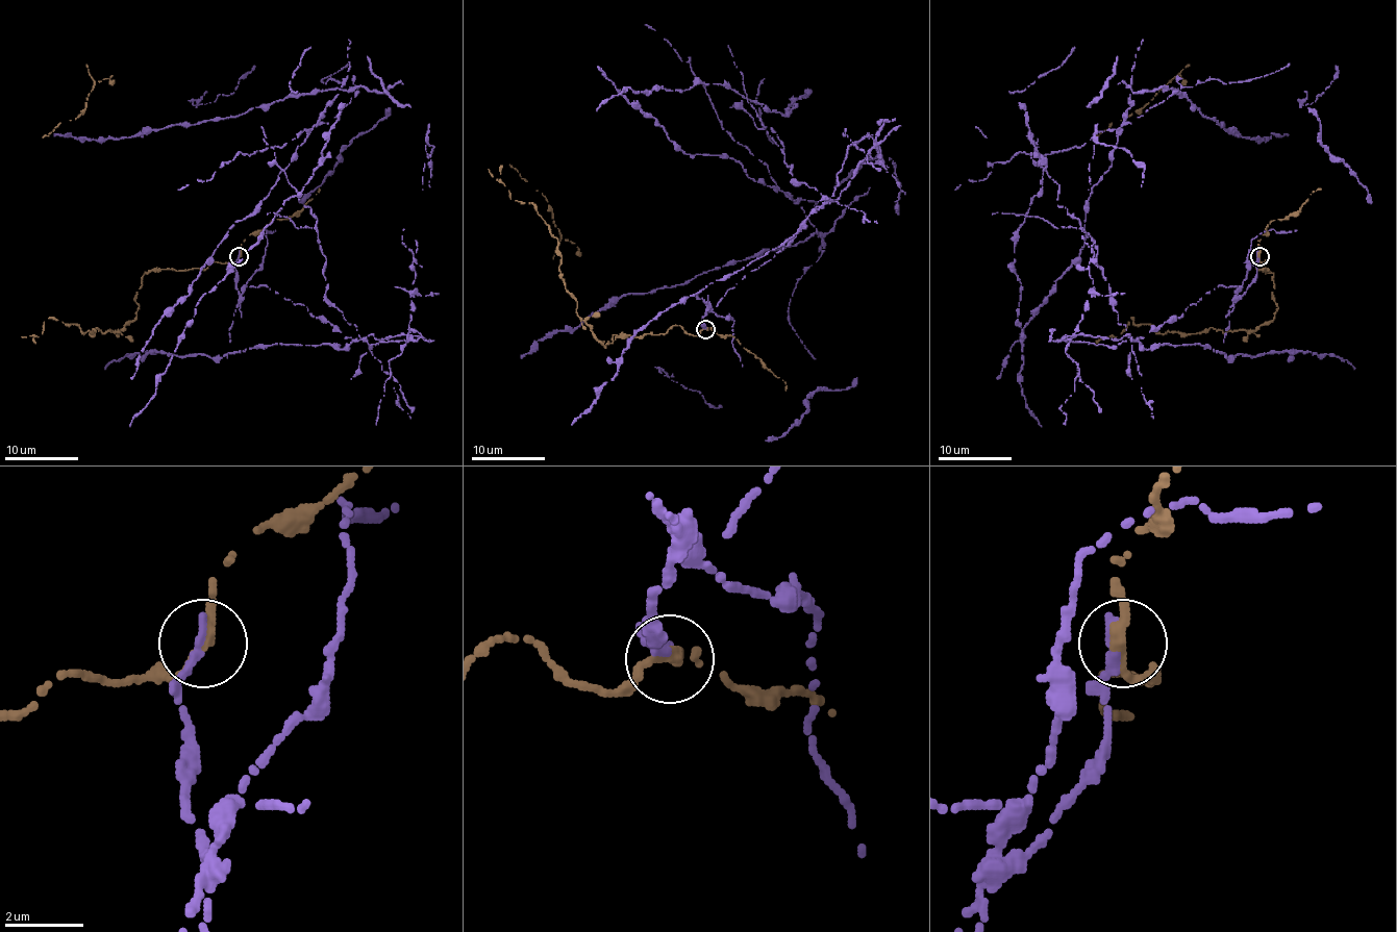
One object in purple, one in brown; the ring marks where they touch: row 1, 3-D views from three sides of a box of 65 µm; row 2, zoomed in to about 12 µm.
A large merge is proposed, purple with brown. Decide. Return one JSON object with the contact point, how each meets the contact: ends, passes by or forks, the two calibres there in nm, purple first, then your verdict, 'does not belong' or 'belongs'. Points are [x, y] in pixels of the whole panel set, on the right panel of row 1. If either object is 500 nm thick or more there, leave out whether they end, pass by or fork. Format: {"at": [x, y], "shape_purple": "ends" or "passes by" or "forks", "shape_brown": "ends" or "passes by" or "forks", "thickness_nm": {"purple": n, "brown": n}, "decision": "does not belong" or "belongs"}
{"at": [1260, 256], "shape_purple": "ends", "shape_brown": "passes by", "thickness_nm": {"purple": 340, "brown": 240}, "decision": "does not belong"}

